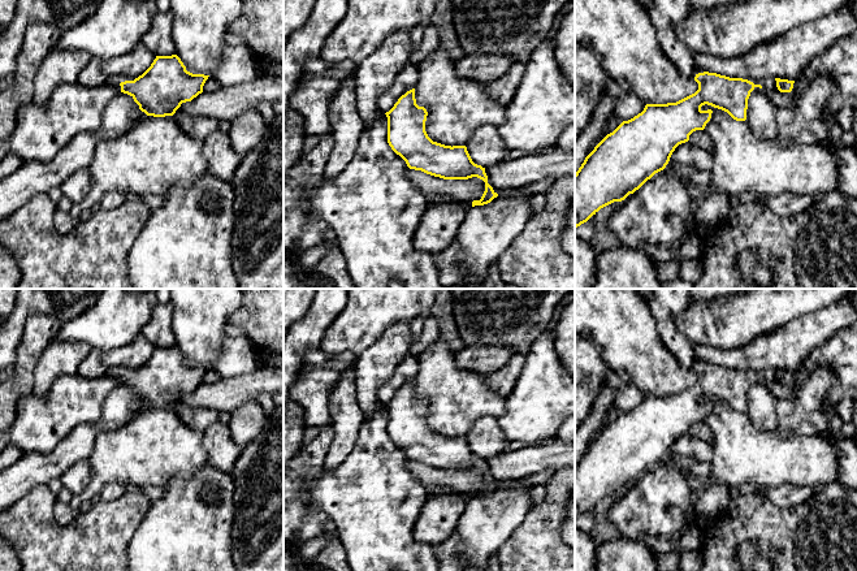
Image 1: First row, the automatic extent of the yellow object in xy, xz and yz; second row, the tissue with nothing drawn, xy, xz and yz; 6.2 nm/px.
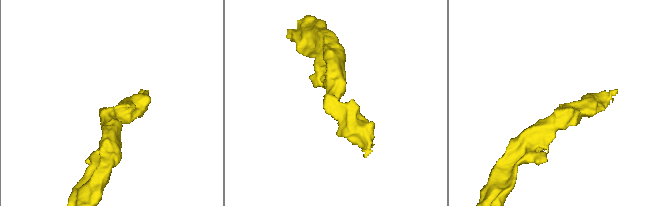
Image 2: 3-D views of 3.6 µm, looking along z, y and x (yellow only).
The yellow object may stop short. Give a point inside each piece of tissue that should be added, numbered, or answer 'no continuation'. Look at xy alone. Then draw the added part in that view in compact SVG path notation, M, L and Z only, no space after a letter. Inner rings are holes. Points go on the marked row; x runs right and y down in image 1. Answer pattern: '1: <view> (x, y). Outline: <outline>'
no continuation

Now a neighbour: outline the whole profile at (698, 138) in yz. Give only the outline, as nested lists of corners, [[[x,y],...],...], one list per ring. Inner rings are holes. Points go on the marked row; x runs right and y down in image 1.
[[[696,130],[689,135],[688,140],[693,147],[702,148],[707,152],[713,152],[714,144],[704,130]]]

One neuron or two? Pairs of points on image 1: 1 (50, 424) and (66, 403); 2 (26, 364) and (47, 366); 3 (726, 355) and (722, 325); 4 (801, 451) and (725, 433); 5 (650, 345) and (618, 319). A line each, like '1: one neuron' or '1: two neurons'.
1: one neuron
2: two neurons
3: two neurons
4: one neuron
5: one neuron

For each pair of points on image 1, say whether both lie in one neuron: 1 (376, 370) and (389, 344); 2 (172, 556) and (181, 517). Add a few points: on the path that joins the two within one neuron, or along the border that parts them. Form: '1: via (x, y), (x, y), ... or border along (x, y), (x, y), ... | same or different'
1: via (377, 363), (389, 350) | same
2: via (181, 546), (181, 526) | same

